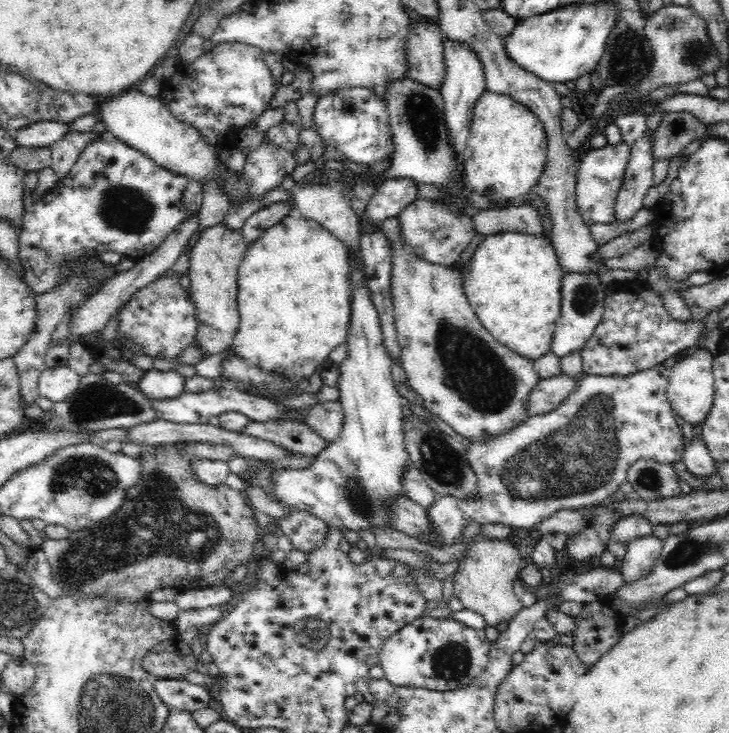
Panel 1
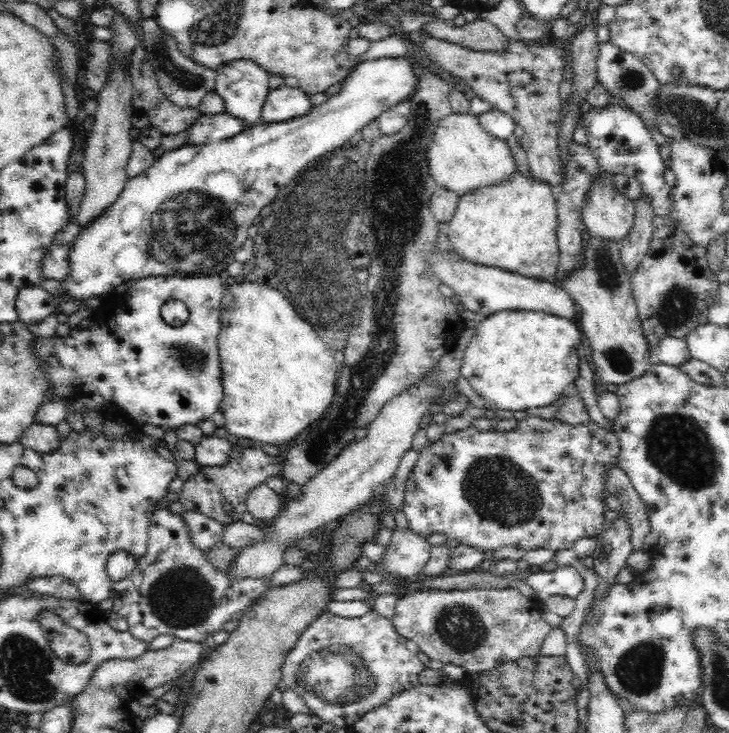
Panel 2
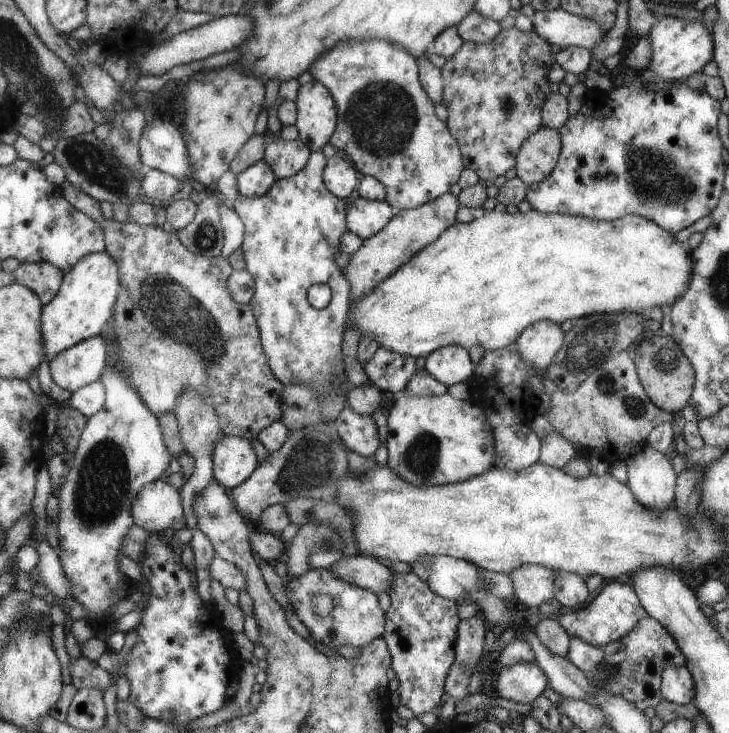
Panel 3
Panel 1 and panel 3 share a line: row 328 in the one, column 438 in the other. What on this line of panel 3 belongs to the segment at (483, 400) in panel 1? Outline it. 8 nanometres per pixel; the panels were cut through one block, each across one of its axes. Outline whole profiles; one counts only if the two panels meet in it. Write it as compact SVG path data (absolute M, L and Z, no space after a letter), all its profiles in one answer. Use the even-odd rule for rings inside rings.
M448 393L431 396L398 394L386 415L387 435L384 445L387 449L386 465L399 478L416 487L450 485L462 483L477 477L486 470L495 468L494 436L484 410L471 400L457 400Z

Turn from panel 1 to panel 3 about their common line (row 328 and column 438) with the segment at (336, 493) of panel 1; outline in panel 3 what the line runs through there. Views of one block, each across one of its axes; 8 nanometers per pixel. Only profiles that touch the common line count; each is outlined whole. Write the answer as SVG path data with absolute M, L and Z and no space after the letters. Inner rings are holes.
M445 345L435 349L425 357L424 369L441 384L465 381L474 372L469 350L462 346Z

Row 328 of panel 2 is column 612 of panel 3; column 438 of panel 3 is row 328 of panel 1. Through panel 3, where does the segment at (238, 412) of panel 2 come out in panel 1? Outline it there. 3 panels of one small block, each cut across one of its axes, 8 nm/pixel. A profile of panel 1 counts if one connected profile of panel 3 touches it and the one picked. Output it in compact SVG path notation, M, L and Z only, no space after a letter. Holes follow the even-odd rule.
M298 214L288 215L249 243L237 271L238 328L232 350L246 363L276 372L277 378L302 381L314 376L318 366L327 361L329 354L348 336L350 266L344 243L316 221Z

